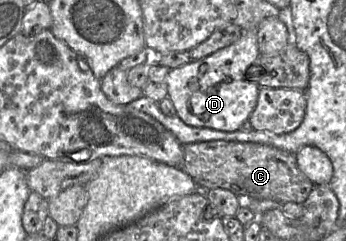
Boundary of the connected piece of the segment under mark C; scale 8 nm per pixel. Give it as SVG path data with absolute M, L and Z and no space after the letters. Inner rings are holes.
M213 140L183 145L180 168L196 183L208 189L230 190L240 199L265 199L284 204L302 204L314 188L311 180L299 169L296 154L270 145L254 142Z

